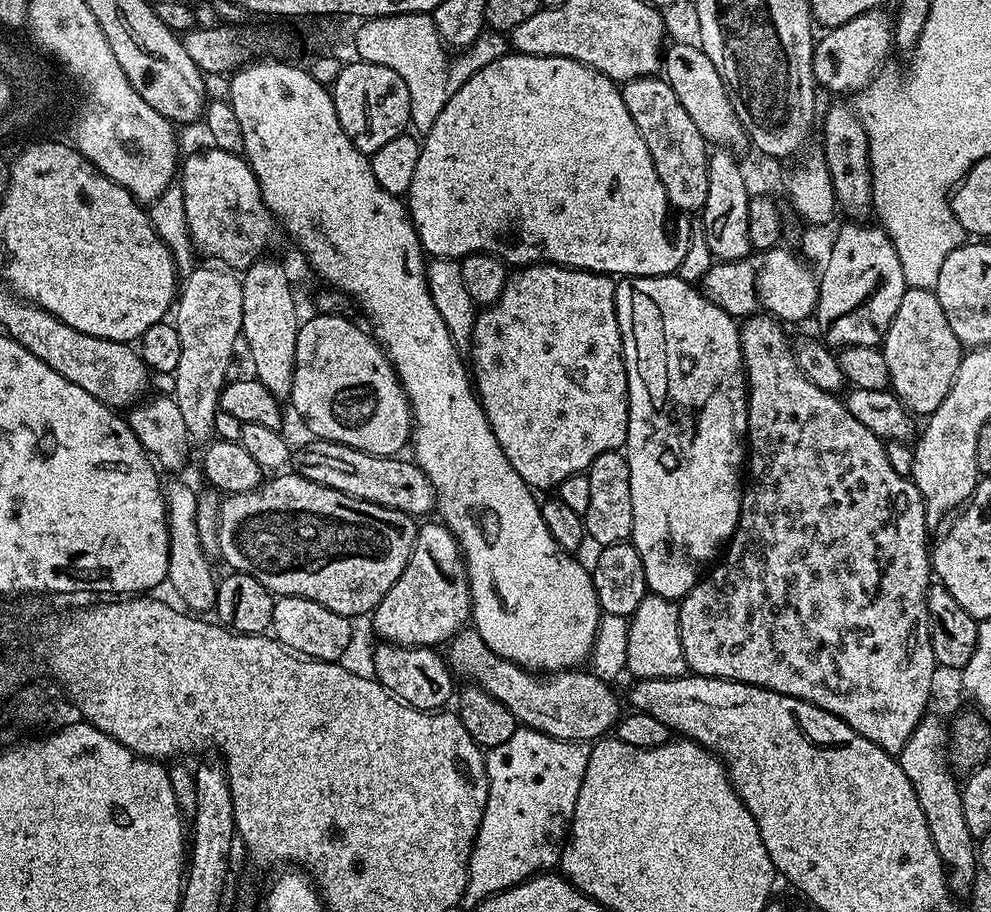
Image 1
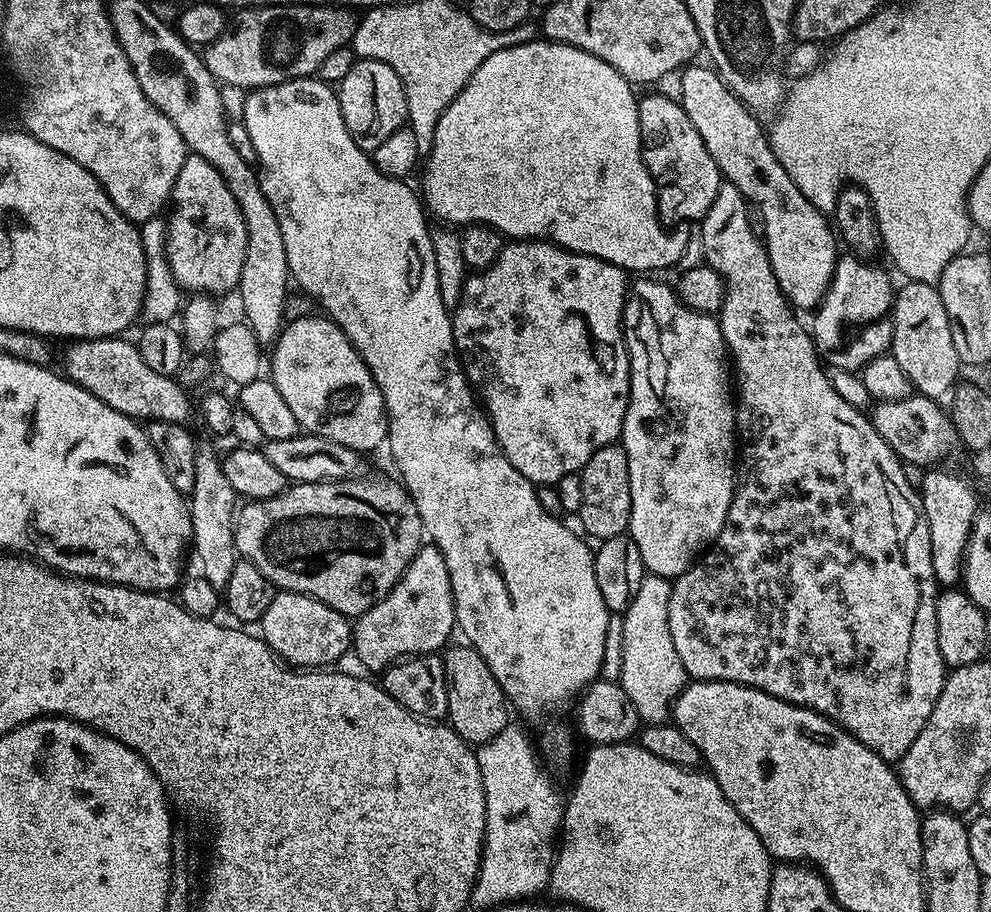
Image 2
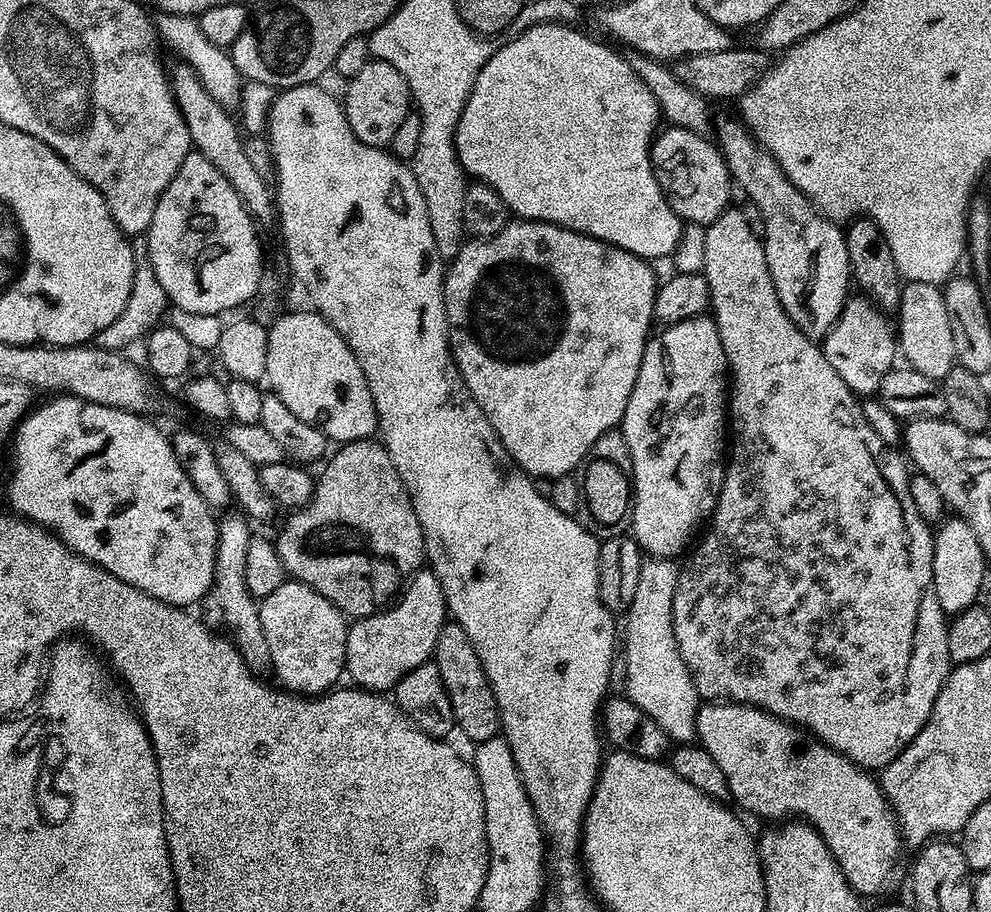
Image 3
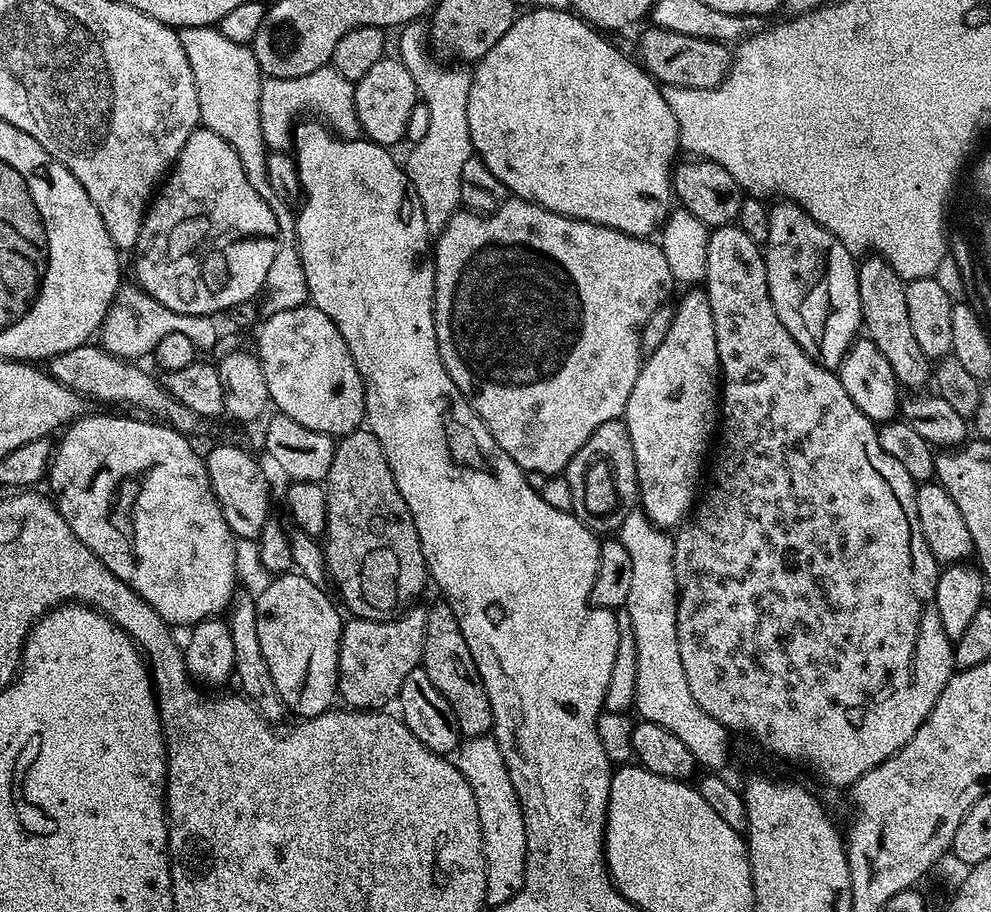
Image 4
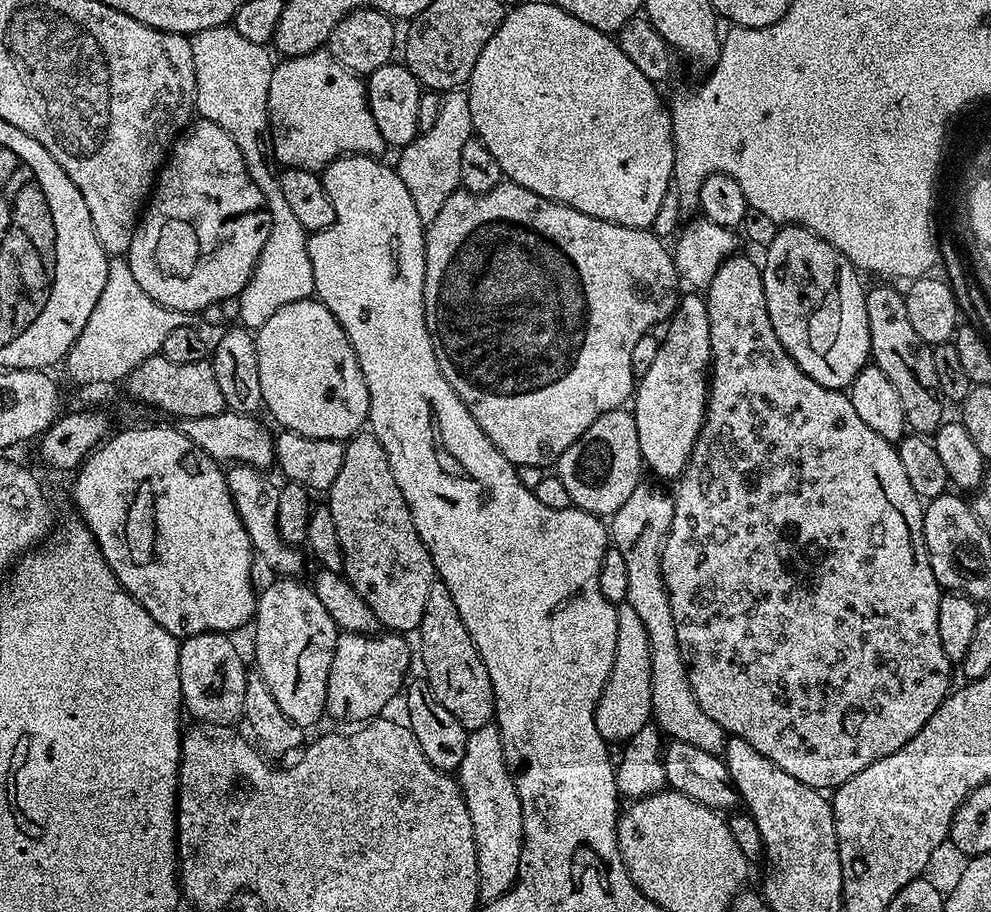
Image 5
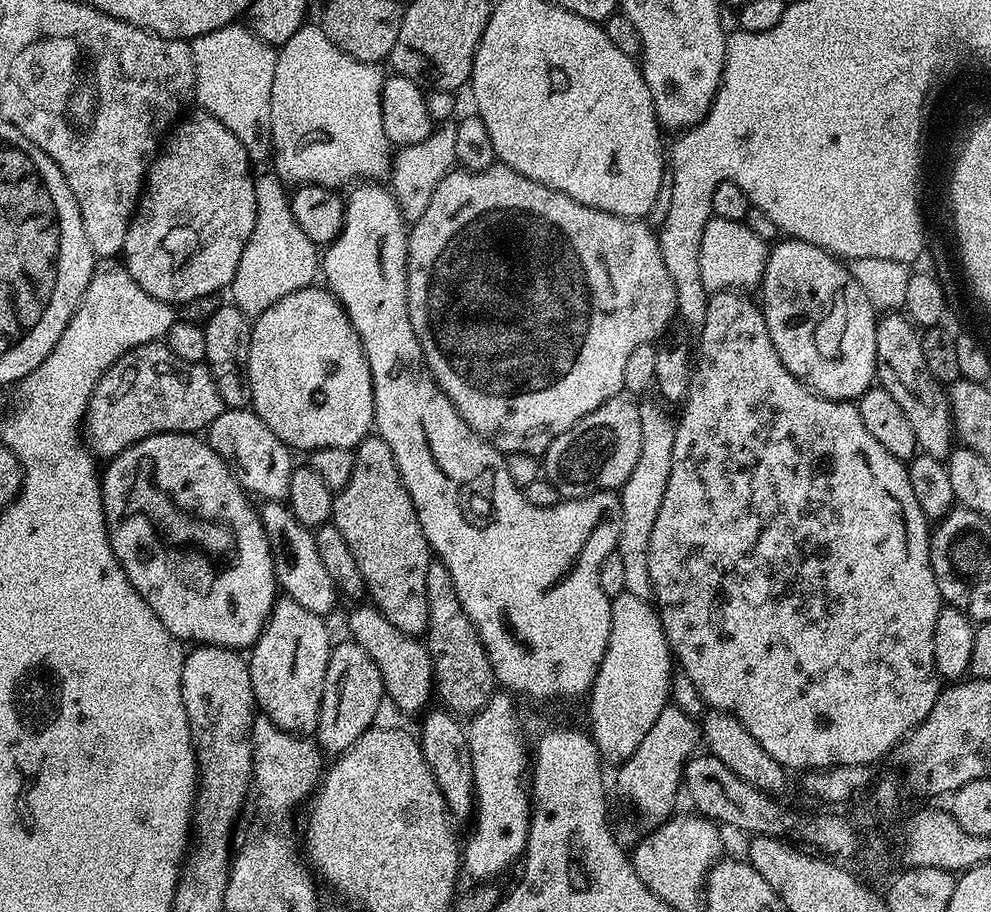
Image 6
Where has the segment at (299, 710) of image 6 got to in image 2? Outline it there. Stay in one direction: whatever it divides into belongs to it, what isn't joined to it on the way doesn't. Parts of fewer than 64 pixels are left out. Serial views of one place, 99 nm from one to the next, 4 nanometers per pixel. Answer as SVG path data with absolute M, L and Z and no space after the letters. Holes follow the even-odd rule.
M277 591L266 606L266 614L258 621L262 639L283 663L300 670L320 670L332 666L352 643L352 624L349 617L301 592Z

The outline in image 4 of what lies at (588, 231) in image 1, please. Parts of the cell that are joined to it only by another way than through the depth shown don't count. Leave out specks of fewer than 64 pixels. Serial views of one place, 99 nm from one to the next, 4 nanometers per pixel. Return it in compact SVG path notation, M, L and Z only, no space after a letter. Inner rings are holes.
M533 7L531 11L521 11L517 15L510 30L506 30L506 34L502 34L502 38L498 38L498 42L490 46L490 50L479 60L472 72L470 102L466 106L466 118L470 118L473 153L479 156L482 162L486 162L486 166L490 166L494 178L498 178L498 182L505 184L513 197L529 200L531 204L537 204L546 210L575 220L585 220L591 224L613 228L626 233L627 236L651 237L663 225L664 219L674 204L672 174L674 161L677 159L676 152L678 153L680 148L678 122L674 122L674 114L670 106L666 106L661 85L653 80L632 56L633 61L626 53L619 52L607 40L609 37L603 31L593 28L575 12L538 7Z

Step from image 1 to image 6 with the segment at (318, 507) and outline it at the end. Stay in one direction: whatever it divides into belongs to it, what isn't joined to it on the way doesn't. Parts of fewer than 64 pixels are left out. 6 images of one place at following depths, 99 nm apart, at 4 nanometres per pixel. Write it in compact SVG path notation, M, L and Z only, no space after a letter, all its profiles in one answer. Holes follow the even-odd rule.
M369 434L354 451L354 474L350 474L350 482L342 491L335 493L331 523L342 530L371 603L407 636L423 637L428 631L426 578L434 556L426 534L422 534L422 522L418 522L414 502L384 439L379 434Z

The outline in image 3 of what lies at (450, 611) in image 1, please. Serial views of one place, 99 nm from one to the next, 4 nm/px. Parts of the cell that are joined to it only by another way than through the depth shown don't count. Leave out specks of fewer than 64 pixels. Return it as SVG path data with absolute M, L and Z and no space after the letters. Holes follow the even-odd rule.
M430 570L417 571L395 603L381 611L375 612L372 616L361 616L353 619L348 624L346 658L344 659L347 679L352 679L349 681L355 687L377 694L384 694L389 690L395 689L396 683L406 674L410 674L410 670L414 670L420 664L427 664L433 659L436 643L438 642L438 634L445 622L446 605L442 594L442 586L438 582L438 578Z

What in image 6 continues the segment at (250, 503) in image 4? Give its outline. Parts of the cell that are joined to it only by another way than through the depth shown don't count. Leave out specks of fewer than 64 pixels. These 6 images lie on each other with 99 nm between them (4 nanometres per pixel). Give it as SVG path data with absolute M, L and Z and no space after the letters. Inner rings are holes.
M266 500L259 505L260 521L266 530L268 545L272 551L272 561L276 567L276 583L279 591L298 606L310 610L310 614L327 617L328 612L336 608L338 589L330 578L330 570L322 566L322 557L318 554L313 529L307 528L288 508L287 503L279 500Z

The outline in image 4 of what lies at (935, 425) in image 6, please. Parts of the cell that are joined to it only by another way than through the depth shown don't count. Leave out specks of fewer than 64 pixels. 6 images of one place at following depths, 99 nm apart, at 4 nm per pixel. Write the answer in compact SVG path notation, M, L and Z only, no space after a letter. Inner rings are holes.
M864 258L859 261L858 302L860 303L860 318L867 339L882 350L886 362L890 362L890 370L894 370L894 378L901 389L920 390L924 383L934 376L933 361L922 354L918 341L914 338L914 329L910 327L910 310L906 310L906 281L890 266L887 260L879 258Z

